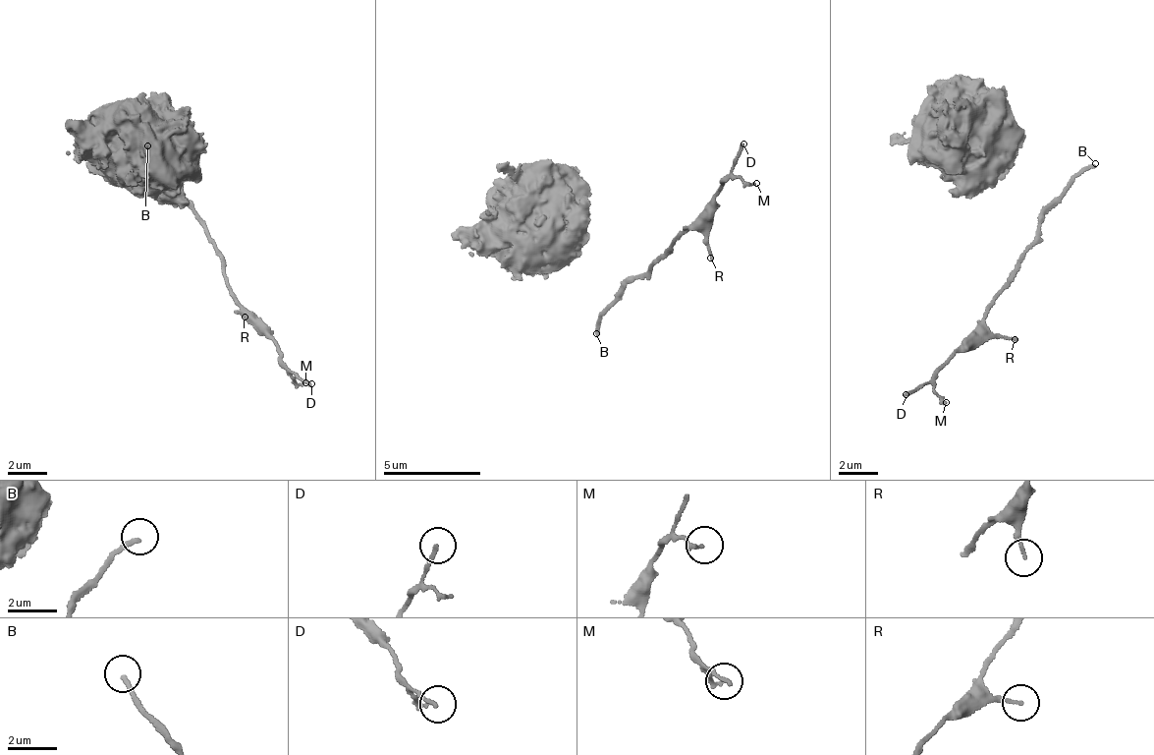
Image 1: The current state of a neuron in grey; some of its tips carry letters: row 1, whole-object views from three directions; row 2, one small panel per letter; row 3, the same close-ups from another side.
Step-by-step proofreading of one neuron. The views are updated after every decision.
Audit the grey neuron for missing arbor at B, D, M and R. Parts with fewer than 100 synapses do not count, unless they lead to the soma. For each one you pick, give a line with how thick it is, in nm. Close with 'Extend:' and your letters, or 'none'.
B: Thickness 180 nm
Extend: B

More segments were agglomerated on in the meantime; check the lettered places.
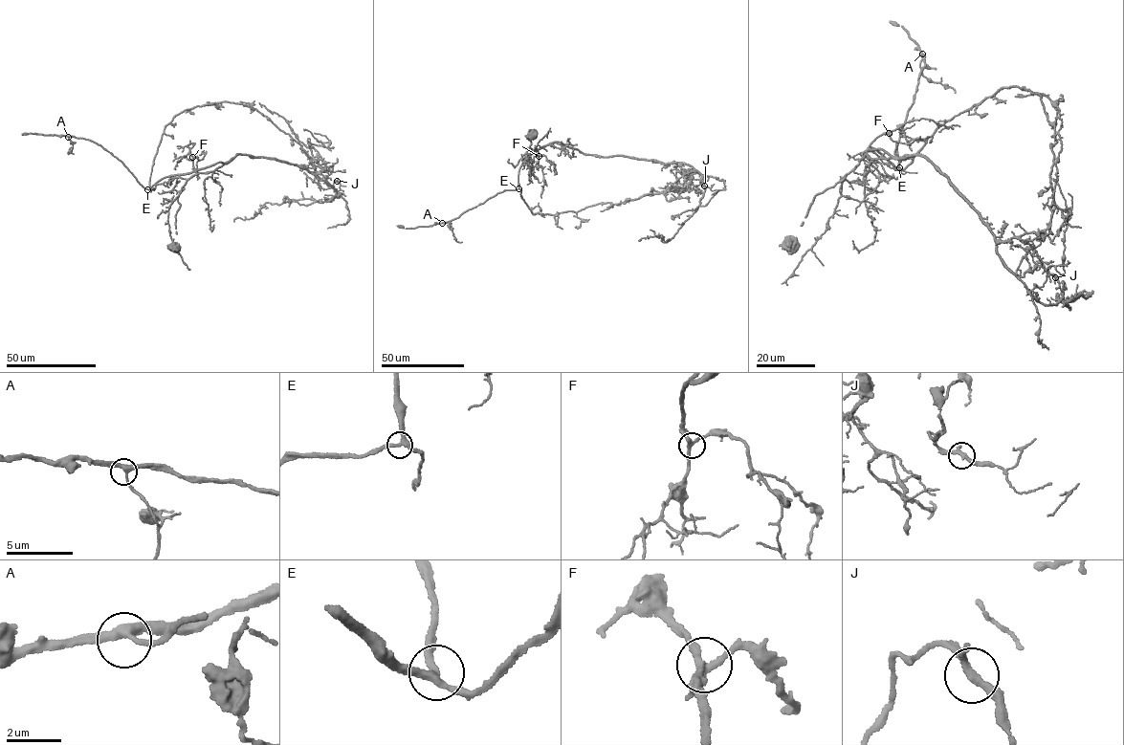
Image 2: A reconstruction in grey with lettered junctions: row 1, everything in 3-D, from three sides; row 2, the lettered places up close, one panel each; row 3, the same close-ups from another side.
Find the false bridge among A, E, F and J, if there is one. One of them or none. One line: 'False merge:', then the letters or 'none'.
False merge: none

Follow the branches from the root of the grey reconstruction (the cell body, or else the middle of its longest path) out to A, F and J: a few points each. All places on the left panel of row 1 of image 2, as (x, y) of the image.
A: (173, 248), (178, 251), (169, 234), (169, 206), (187, 179), (170, 175), (146, 189), (101, 146), (68, 137)
F: (173, 248), (173, 245), (178, 251), (169, 234), (169, 206), (196, 173), (192, 157)
J: (173, 248), (178, 251), (168, 224), (172, 201), (188, 179), (237, 155), (302, 165), (339, 195), (337, 181)

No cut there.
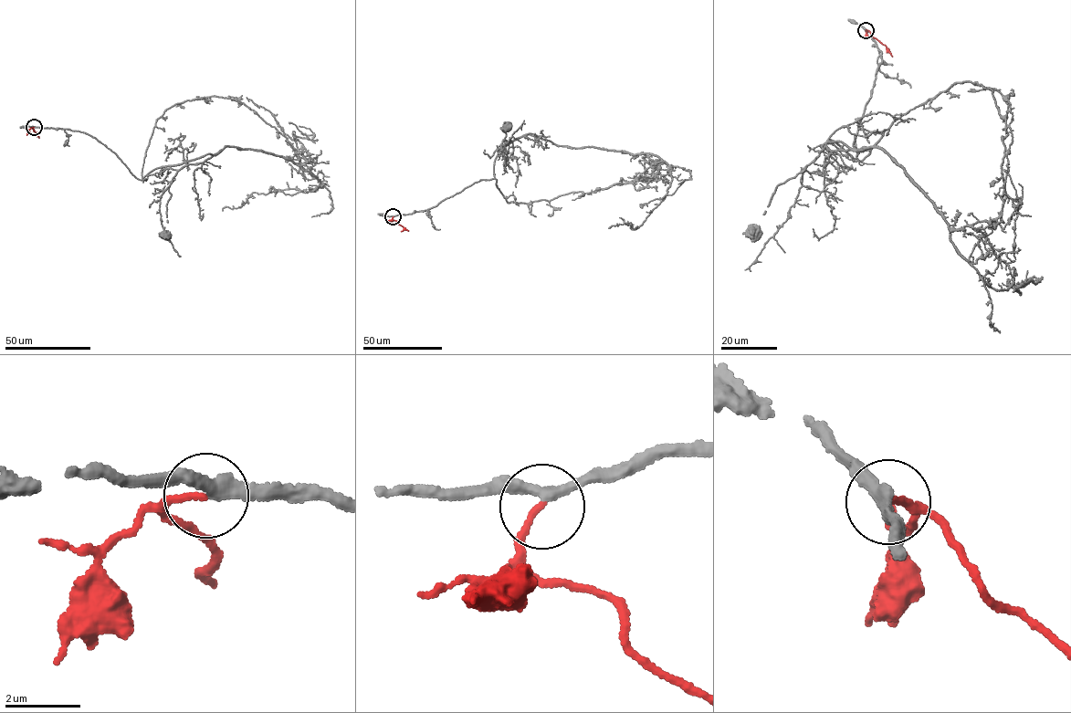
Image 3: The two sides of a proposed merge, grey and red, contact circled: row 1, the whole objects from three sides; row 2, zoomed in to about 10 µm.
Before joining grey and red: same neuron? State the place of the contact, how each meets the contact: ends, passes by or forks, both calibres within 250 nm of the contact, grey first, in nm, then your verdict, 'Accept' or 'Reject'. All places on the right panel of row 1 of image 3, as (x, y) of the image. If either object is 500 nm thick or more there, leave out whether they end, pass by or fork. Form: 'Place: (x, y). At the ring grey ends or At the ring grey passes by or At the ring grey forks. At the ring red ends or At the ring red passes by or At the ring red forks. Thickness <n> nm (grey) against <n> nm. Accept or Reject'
Place: (866, 30). At the ring grey passes by. At the ring red ends. Thickness 320 nm (grey) against 170 nm. Accept

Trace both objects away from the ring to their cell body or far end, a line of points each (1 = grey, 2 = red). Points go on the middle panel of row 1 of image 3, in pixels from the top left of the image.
1: (393, 216), (436, 206), (493, 178), (497, 154), (510, 141), (501, 143), (513, 133), (506, 127)
2: (393, 217), (408, 231)

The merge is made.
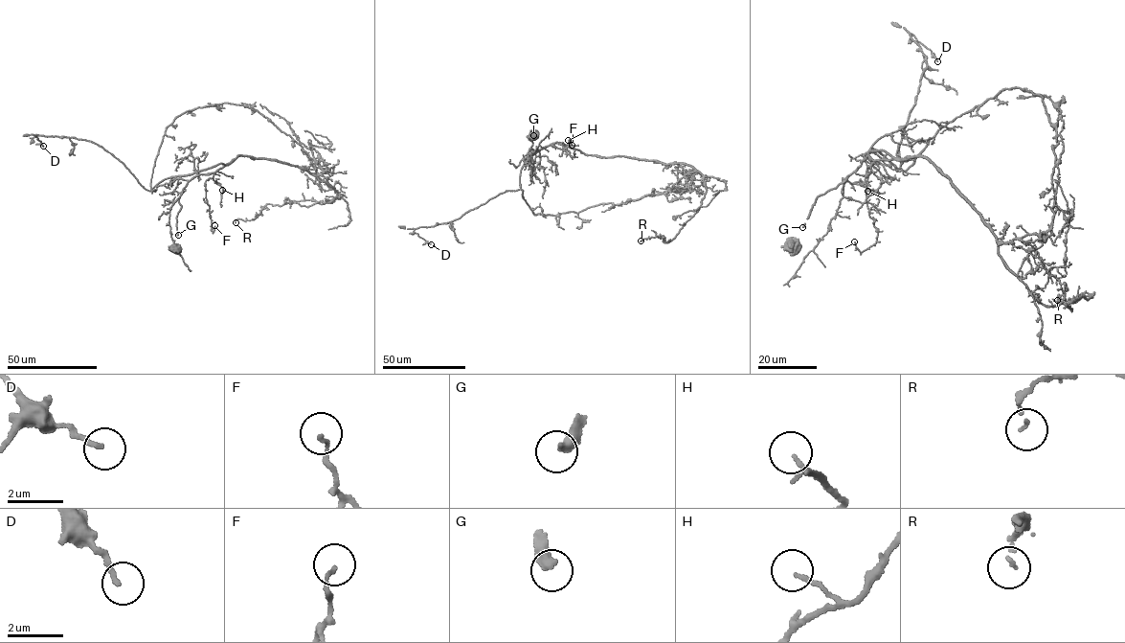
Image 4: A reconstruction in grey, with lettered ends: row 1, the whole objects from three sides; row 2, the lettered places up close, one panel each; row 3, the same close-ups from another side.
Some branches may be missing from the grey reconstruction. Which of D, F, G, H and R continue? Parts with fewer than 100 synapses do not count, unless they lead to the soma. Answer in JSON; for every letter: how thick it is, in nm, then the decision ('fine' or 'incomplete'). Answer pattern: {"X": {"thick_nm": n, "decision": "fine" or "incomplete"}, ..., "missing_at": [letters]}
{"D": {"thick_nm": 170, "decision": "fine"}, "F": {"thick_nm": 130, "decision": "fine"}, "G": {"thick_nm": 400, "decision": "fine"}, "H": {"thick_nm": 130, "decision": "fine"}, "R": {"thick_nm": 110, "decision": "fine"}, "missing_at": []}

